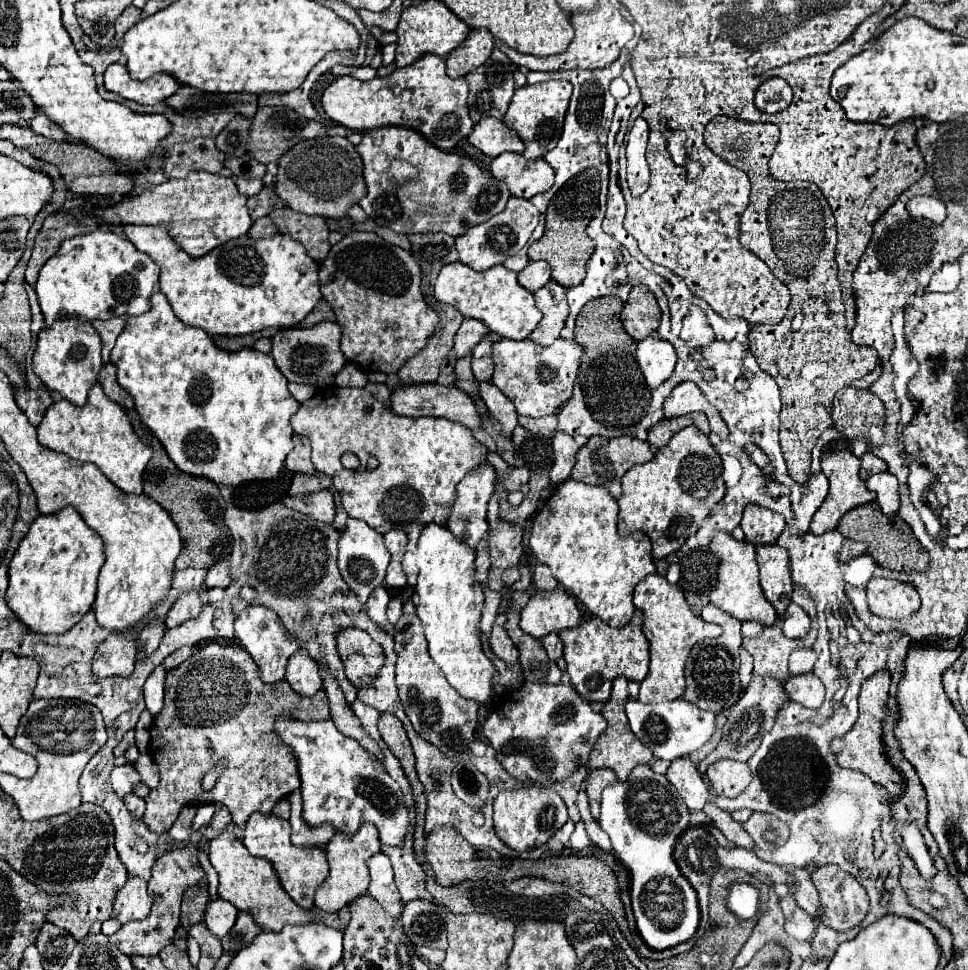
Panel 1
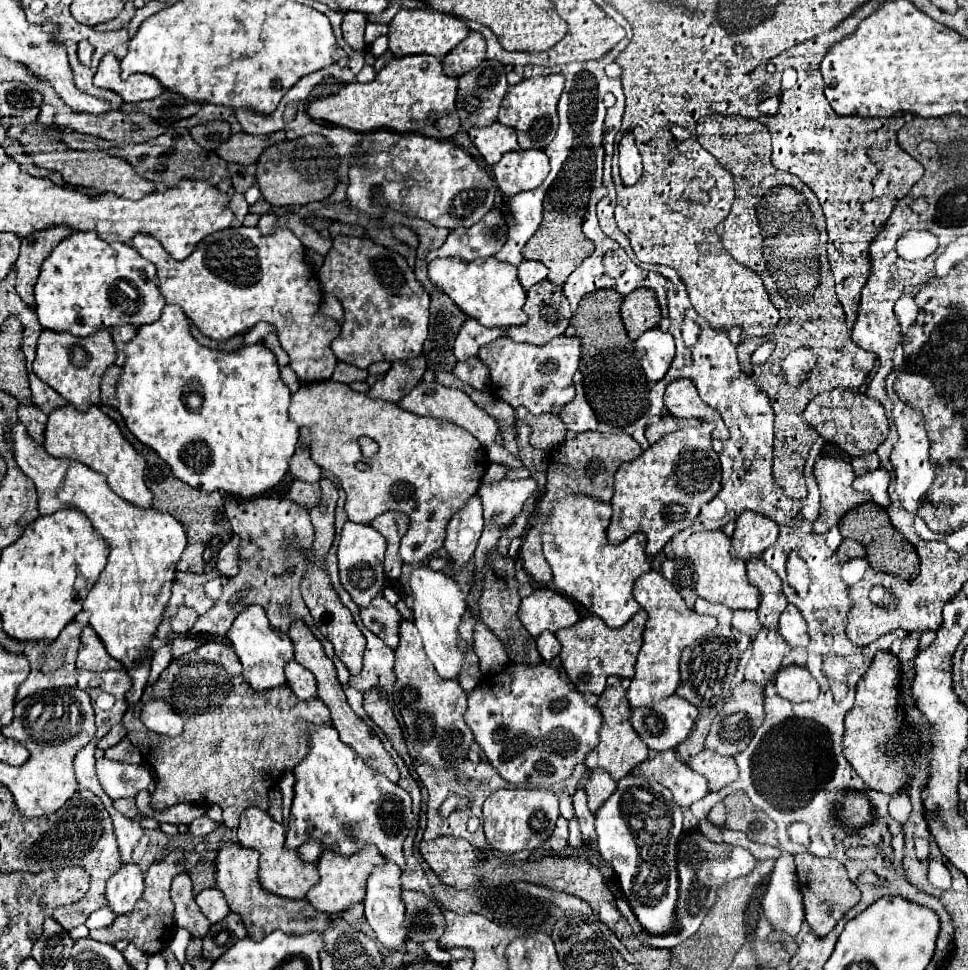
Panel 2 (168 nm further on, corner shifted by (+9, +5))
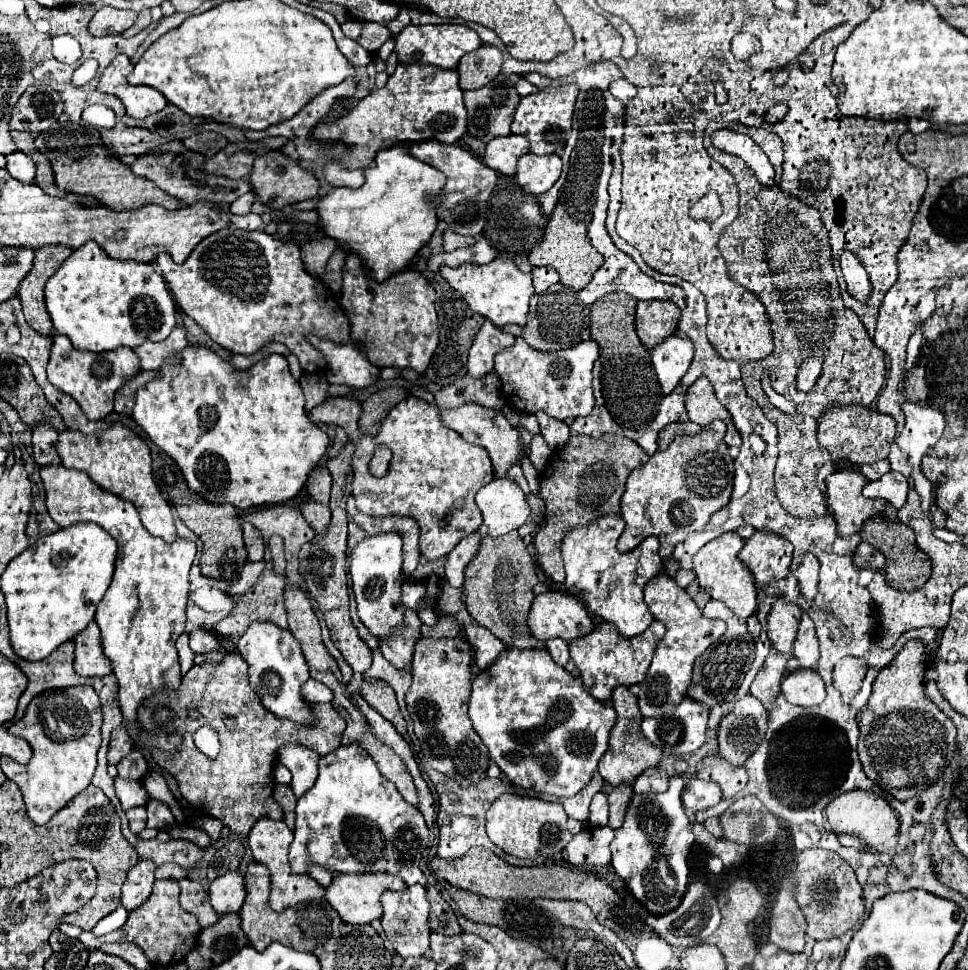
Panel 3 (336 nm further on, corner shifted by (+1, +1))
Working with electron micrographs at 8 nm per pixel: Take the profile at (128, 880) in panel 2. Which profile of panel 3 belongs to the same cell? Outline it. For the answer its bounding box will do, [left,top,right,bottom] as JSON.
[122,860,156,910]

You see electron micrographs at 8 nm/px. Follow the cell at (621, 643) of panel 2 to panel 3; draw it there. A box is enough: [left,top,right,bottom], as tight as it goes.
[568,620,664,702]

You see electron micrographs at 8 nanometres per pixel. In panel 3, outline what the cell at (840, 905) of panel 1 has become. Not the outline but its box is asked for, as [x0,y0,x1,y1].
[796,848,864,940]

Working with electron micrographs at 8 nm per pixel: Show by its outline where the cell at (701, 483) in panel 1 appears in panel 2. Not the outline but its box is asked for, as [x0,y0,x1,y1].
[608,422,720,556]

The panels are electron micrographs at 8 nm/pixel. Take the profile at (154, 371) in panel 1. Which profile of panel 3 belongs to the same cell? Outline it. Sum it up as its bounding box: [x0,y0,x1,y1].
[132,346,330,510]

